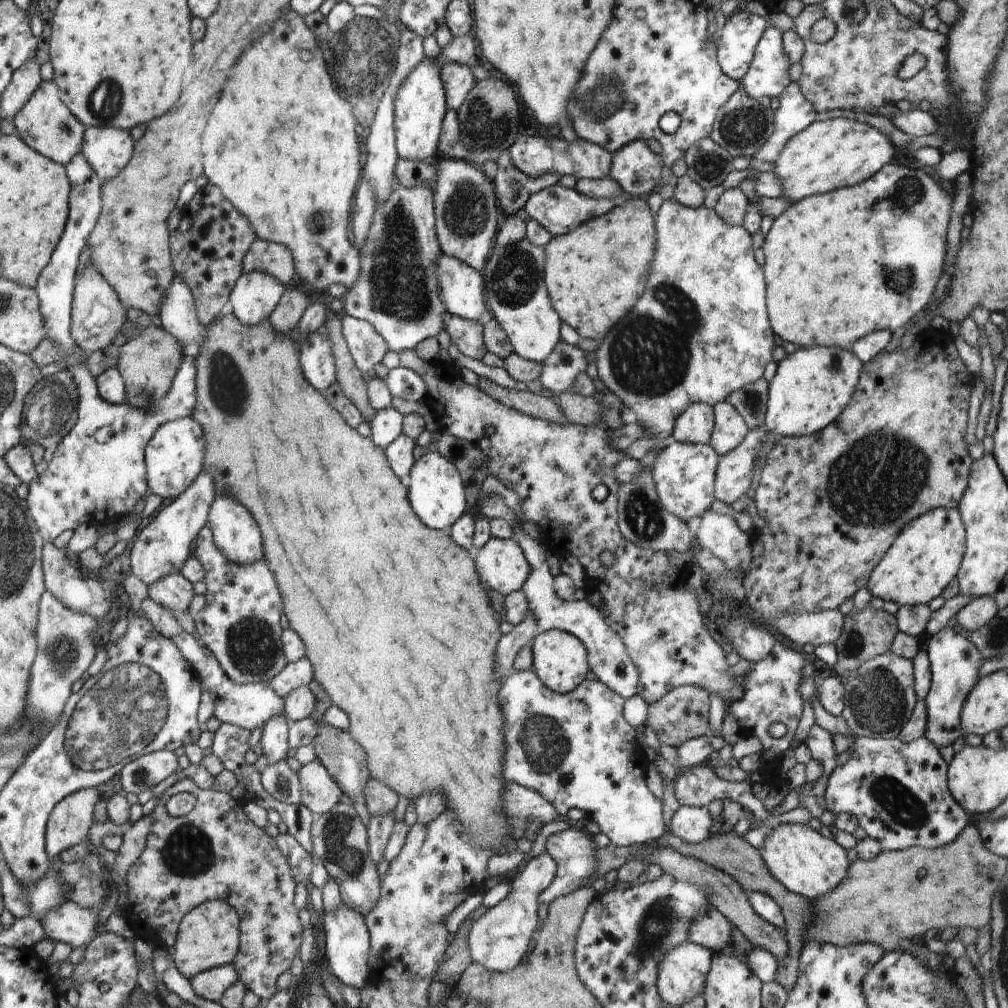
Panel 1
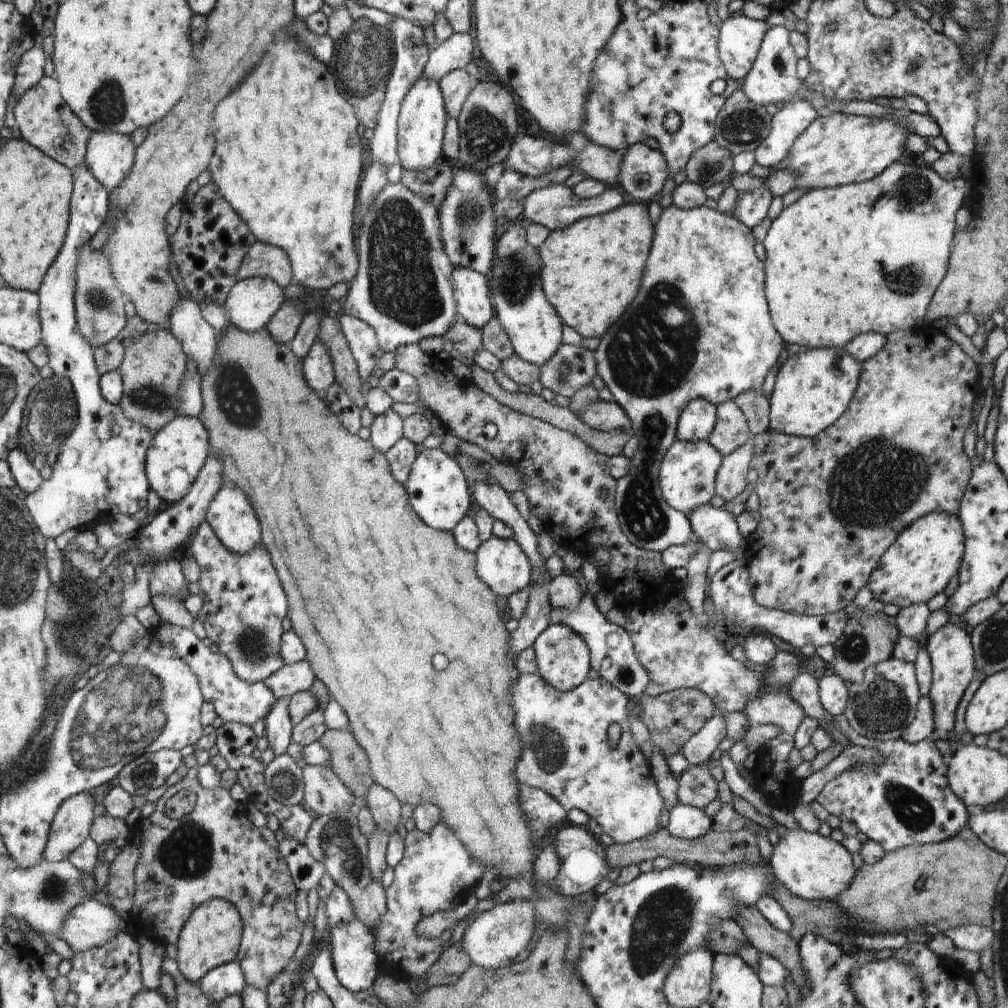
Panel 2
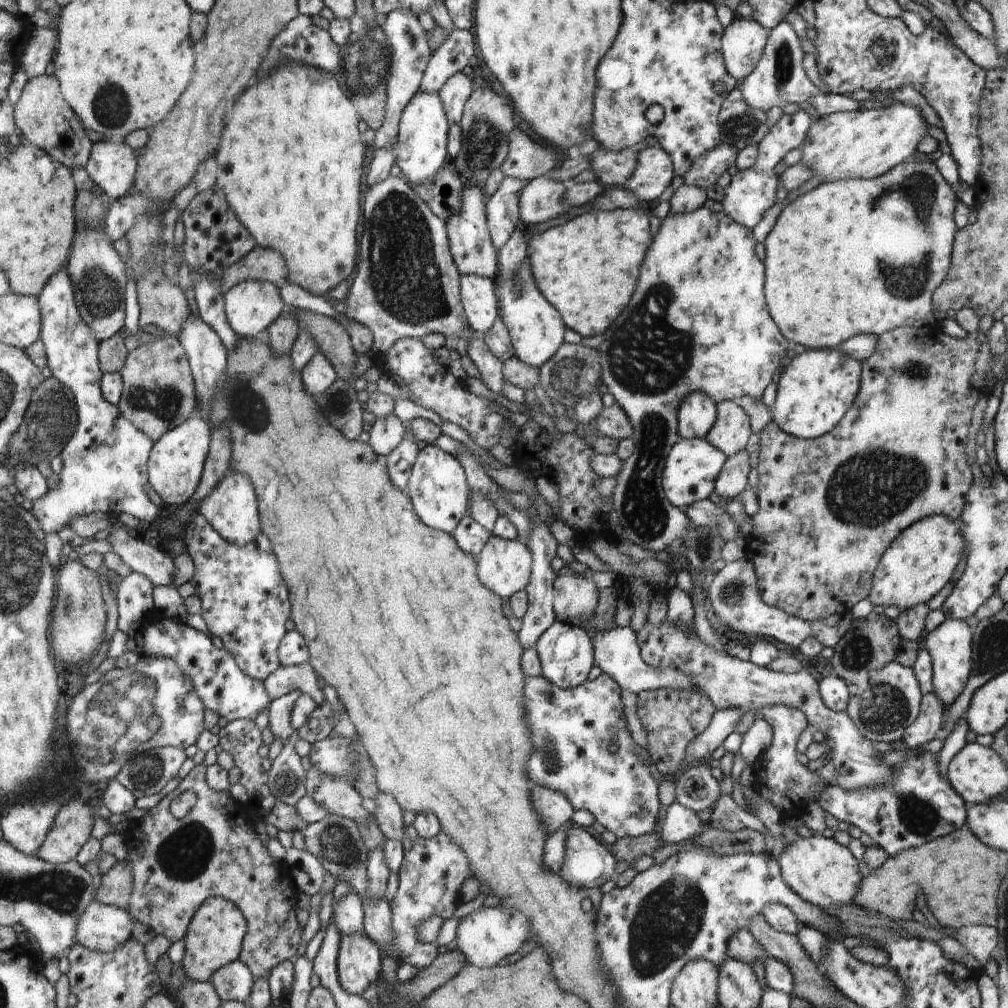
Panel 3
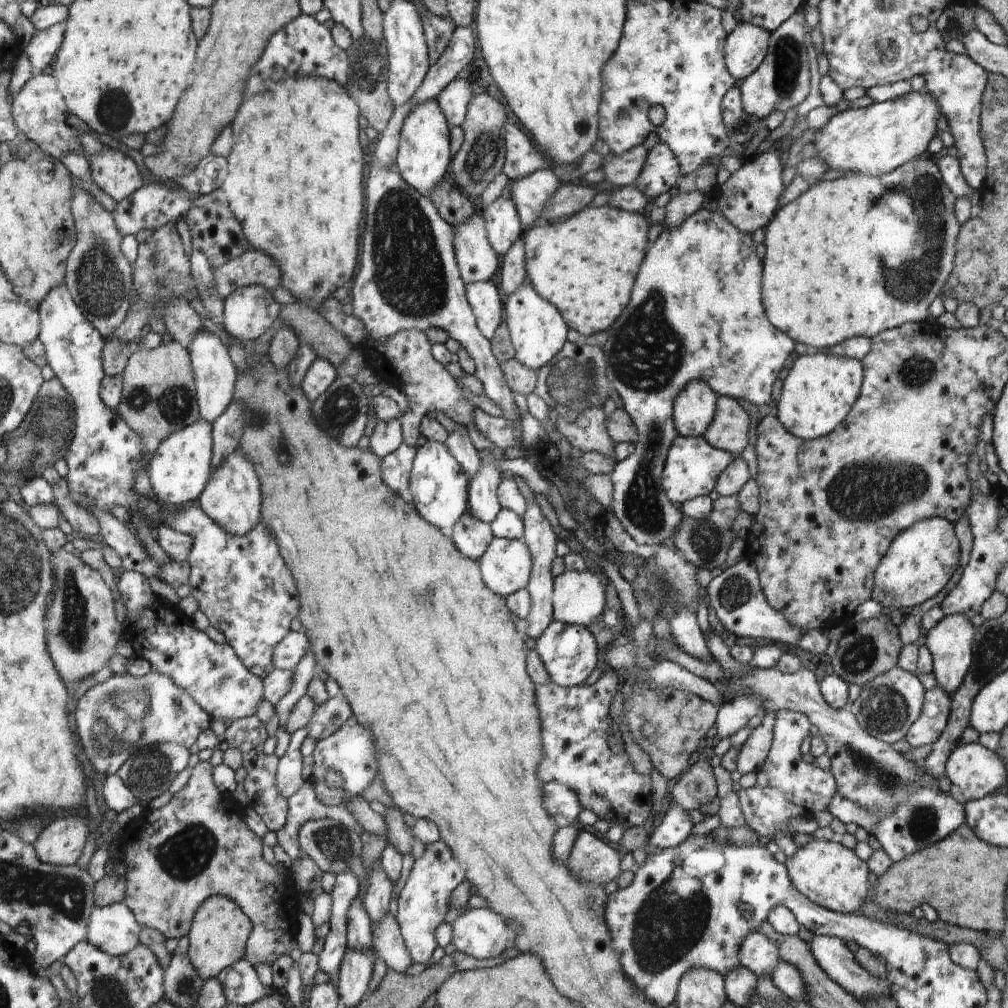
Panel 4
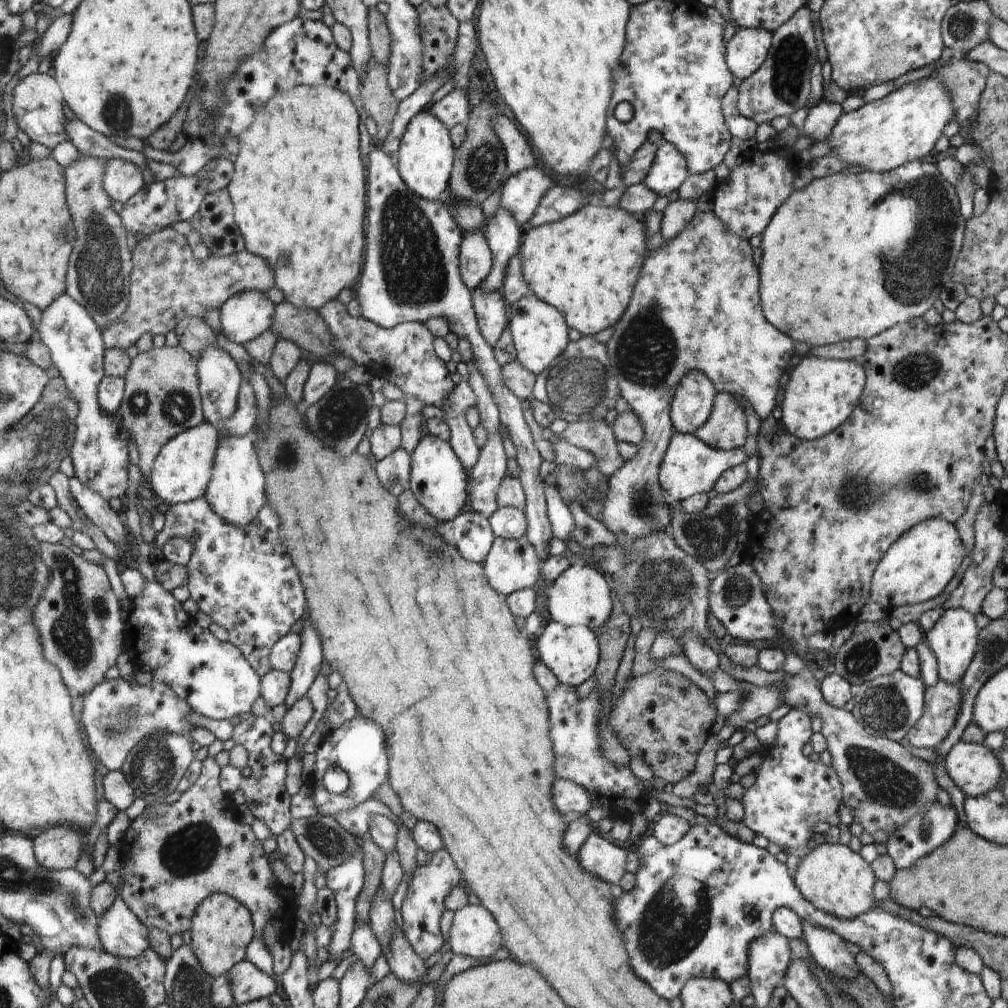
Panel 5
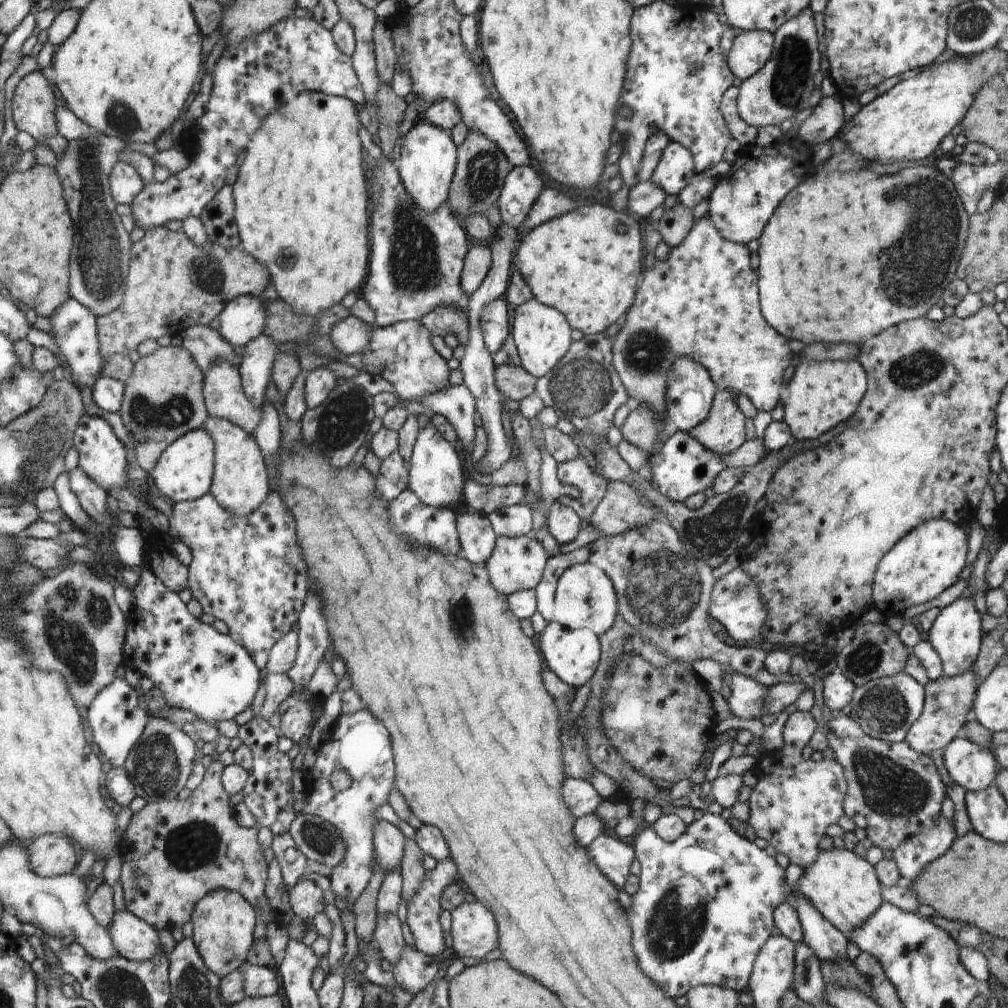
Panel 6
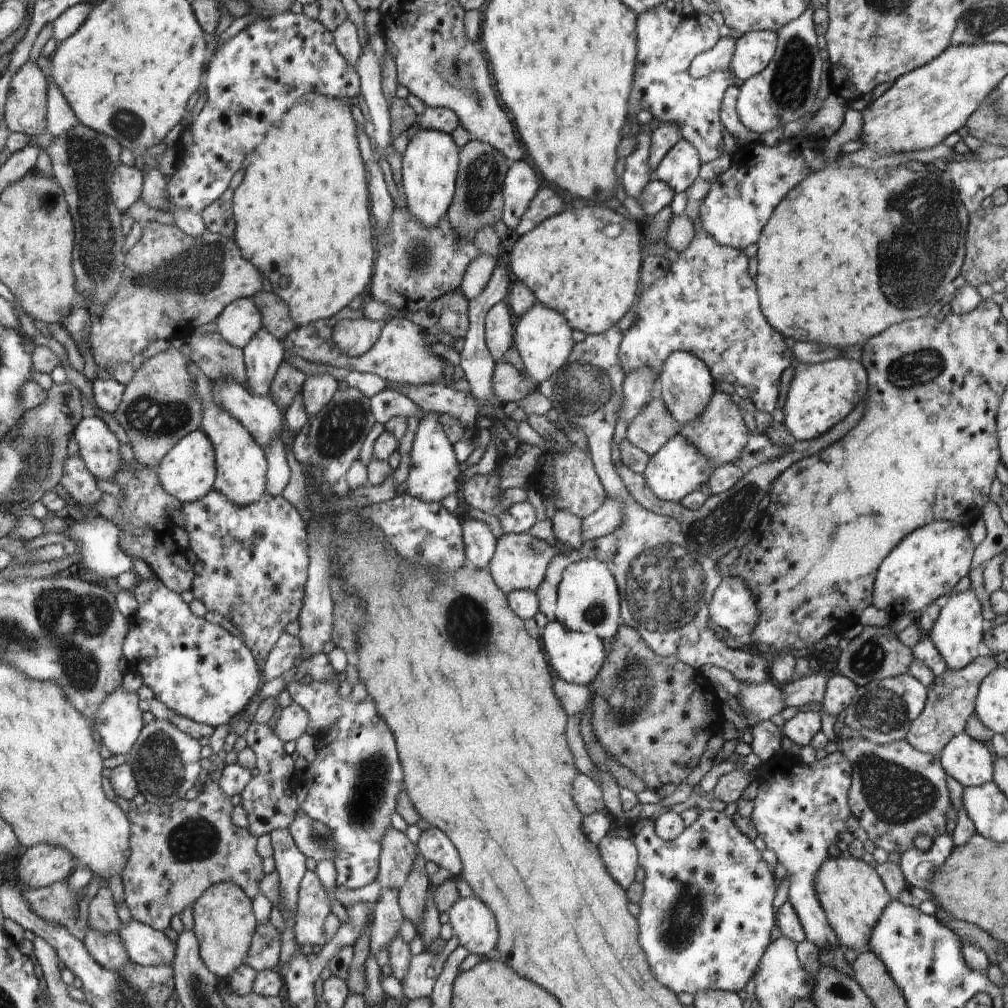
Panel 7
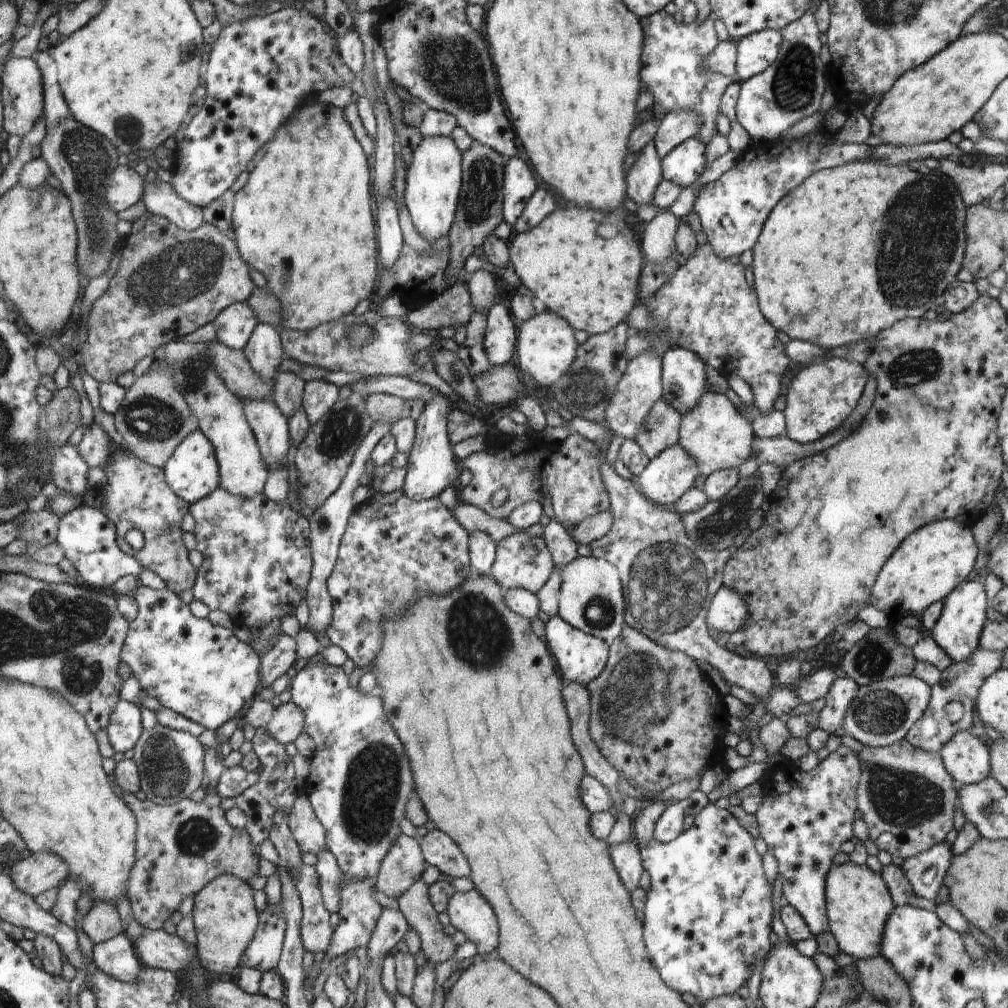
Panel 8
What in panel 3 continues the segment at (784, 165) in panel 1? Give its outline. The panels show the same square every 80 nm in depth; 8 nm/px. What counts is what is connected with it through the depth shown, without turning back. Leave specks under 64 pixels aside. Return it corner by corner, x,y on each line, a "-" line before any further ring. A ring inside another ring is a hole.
896,102
894,106
878,110
859,109
852,112
828,112
814,120
806,140
799,147
802,150
802,164
812,170
814,176
820,176
823,183
849,180
852,178
874,179
880,177
894,166
898,166
913,154
917,154
919,142
928,136
930,125
922,116
920,107
907,106

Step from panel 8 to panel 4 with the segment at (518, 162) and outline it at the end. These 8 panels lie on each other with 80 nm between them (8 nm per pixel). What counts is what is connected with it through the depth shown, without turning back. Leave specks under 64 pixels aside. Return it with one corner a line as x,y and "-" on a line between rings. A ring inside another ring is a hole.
552,168
536,170
524,178
512,180
512,202
524,231
539,223
544,206
560,186

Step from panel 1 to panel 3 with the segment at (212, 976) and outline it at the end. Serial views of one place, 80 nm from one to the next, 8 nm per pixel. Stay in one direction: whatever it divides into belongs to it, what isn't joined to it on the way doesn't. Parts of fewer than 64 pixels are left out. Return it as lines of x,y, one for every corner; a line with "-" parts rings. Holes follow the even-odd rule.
242,960
224,966
210,980
210,984
214,986
214,990
218,992
222,1001
240,1002
245,1005
250,998
254,982
256,980
252,972
248,970
246,964
242,963

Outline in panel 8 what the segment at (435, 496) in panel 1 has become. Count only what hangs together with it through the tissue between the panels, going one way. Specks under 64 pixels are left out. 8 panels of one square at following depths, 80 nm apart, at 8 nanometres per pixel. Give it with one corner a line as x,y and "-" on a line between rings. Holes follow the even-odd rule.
440,394
426,403
420,417
415,422
415,437
411,451
407,455
407,475
403,482
404,495
415,500
431,499
438,496
446,486
458,482
458,459
453,453
447,431
447,416
452,410
450,400

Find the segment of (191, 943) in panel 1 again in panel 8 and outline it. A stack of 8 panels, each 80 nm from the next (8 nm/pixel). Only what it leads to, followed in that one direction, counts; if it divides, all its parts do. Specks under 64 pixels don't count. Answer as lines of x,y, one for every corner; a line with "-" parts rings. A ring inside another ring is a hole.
224,873
210,882
200,893
194,895
193,921
197,934
198,967
209,974
230,974
239,966
254,932
259,918
252,902
252,890
246,881
236,875

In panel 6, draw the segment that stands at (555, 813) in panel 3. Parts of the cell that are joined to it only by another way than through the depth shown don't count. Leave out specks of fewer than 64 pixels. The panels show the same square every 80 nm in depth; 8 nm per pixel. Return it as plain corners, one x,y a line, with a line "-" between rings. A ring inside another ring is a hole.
582,779
564,781
564,802
568,802
568,810
572,810
576,818
594,813
602,800
588,781

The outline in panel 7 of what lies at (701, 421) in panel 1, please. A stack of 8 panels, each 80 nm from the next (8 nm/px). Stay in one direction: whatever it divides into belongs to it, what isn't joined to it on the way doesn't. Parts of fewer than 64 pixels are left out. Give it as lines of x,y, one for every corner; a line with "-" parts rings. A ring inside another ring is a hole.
684,351
672,353
664,363
662,374
659,376
657,394
664,401
672,418
682,427
702,417
703,412
710,405
714,380
706,365
702,360
698,360
696,355

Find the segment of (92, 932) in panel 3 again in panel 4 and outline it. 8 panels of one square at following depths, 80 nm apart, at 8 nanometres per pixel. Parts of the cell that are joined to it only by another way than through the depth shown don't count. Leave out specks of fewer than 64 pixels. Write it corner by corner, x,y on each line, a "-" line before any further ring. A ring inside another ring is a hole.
123,901
102,908
95,906
88,920
87,942
105,954
124,956
140,944
141,929

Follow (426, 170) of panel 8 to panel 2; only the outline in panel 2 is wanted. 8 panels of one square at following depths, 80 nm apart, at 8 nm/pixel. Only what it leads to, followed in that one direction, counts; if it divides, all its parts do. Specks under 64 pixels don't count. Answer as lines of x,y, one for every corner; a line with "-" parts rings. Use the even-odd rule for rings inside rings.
420,76
400,106
397,124
397,154
403,170
428,170
444,156
442,151
446,122
446,103
439,82

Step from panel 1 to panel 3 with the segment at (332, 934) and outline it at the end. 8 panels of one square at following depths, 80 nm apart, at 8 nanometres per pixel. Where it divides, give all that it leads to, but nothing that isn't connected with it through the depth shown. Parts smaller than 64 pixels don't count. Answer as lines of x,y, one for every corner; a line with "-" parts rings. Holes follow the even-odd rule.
343,934
339,952
339,982
348,994
361,997
381,974
383,956
365,934

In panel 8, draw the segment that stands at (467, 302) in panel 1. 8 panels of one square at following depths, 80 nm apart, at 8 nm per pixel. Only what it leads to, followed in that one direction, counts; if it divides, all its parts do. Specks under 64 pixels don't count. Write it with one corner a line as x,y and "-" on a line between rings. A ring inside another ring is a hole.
499,302
492,305
487,314
485,349
492,365
503,365
513,360
516,346
516,329
508,308

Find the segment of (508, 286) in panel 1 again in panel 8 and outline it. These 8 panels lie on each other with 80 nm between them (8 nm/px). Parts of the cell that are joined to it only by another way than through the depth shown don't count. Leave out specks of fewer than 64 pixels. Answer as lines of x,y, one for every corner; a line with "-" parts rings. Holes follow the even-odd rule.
538,309
534,316
519,323
519,344
516,345
516,366
521,374
528,374
540,388
550,388
570,370
575,362
578,344
574,340
571,323
552,311

